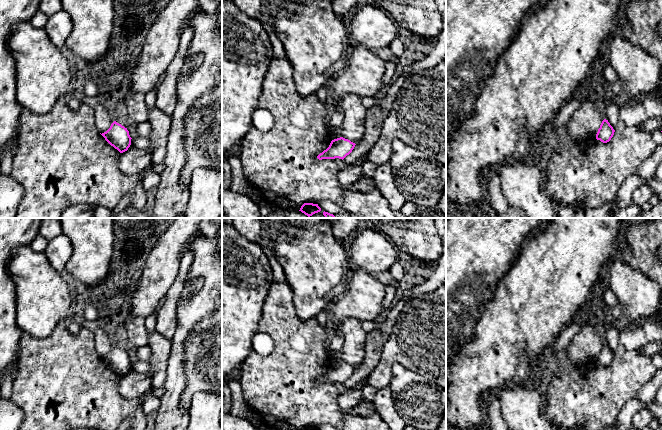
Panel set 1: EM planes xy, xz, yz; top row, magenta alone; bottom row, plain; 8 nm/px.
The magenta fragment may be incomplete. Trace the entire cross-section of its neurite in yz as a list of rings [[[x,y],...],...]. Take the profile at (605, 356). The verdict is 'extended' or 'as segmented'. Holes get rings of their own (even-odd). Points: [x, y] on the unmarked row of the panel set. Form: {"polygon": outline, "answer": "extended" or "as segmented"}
{"polygon": [[[604,343],[600,349],[600,352],[598,353],[597,358],[596,358],[596,363],[600,364],[603,367],[607,367],[613,361],[614,356],[615,356],[615,354],[610,349],[608,344]]], "answer": "as segmented"}

